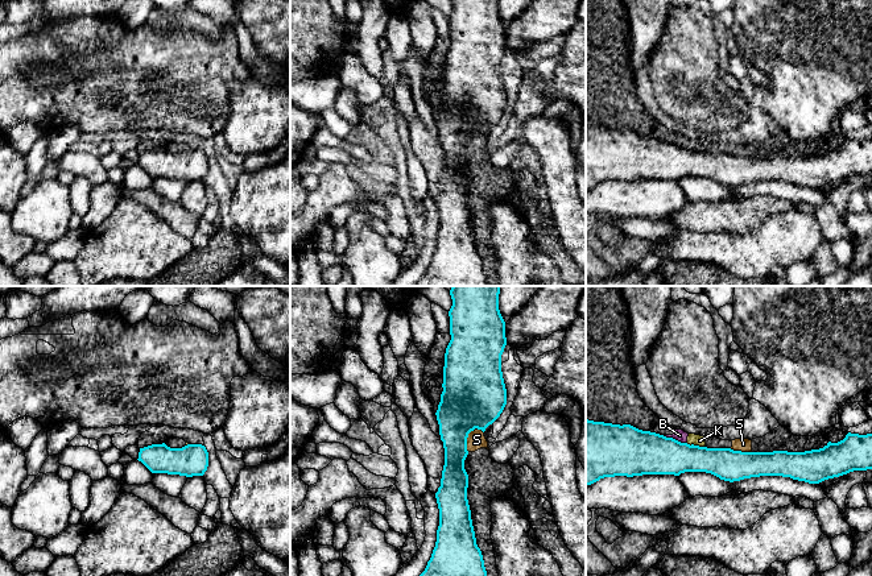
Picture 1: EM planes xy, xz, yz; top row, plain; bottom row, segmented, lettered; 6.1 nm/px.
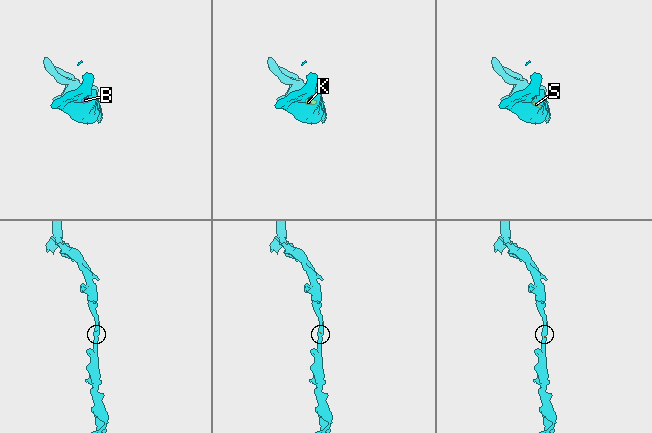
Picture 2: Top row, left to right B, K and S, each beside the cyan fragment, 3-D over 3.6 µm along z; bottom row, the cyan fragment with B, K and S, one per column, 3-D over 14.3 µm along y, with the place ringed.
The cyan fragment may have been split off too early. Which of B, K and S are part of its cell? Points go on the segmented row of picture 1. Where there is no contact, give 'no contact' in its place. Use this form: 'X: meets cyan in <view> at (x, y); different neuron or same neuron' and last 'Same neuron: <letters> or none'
B: meets cyan in yz at (674, 439); different neuron
K: meets cyan in yz at (695, 446); different neuron
S: meets cyan in xz at (466, 440); different neuron
Same neuron: none

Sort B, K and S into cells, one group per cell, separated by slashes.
B K S

